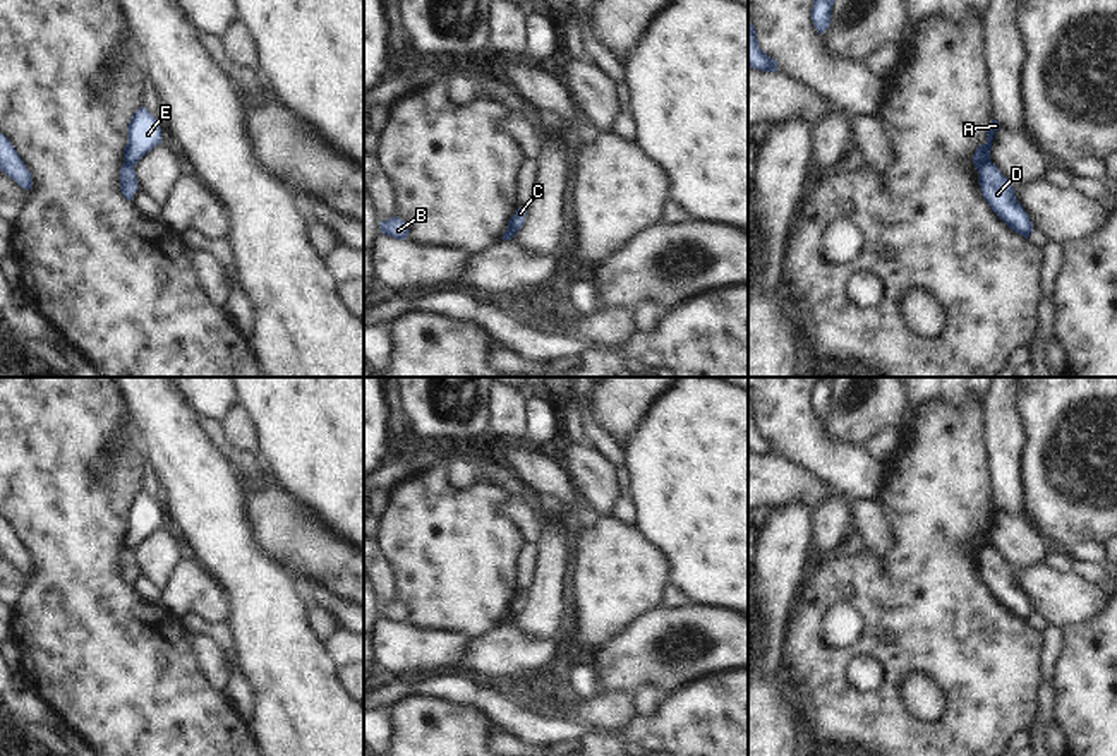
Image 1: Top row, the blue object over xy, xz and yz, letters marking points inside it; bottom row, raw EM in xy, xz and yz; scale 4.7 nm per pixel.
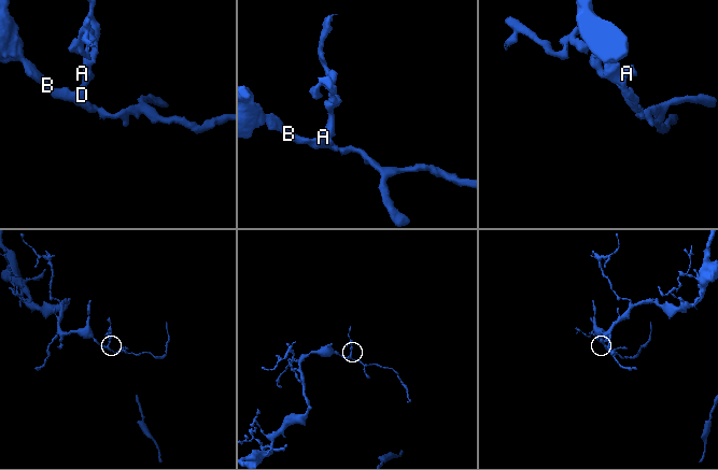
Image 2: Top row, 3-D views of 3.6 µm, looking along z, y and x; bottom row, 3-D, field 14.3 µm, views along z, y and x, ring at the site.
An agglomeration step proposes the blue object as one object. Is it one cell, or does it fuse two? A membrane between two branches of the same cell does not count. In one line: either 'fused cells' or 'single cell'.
fused cells

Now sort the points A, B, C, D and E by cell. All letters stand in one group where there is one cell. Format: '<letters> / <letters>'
A C E / B D

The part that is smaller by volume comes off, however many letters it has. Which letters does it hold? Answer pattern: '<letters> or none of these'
A, C, E

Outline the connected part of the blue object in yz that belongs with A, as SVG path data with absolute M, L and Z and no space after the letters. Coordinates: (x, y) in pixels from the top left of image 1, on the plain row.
M992 502L990 511L987 514L987 526L980 528L973 538L973 549L975 554L978 554L985 545L990 543L990 533L992 533L992 525L993 518L1000 513L1000 507Z

